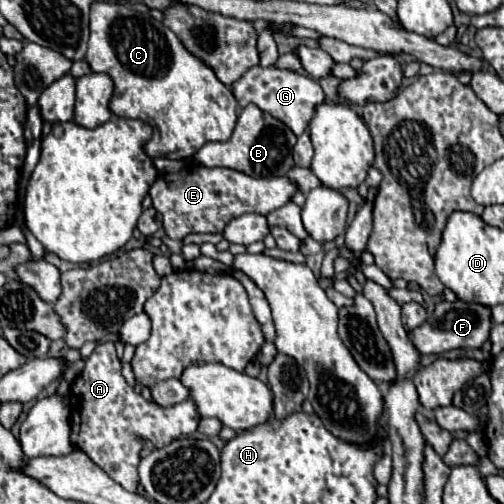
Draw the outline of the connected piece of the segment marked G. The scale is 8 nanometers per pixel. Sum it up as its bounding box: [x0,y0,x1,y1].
[231,66,325,136]

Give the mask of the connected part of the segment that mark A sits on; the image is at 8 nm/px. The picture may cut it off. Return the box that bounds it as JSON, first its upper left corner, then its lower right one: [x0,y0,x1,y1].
[69,344,201,492]

